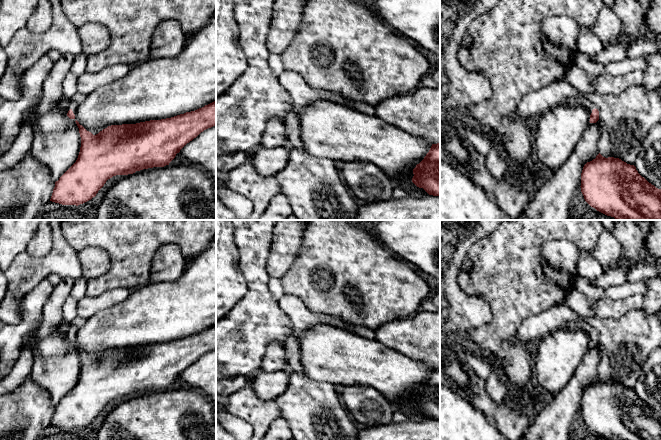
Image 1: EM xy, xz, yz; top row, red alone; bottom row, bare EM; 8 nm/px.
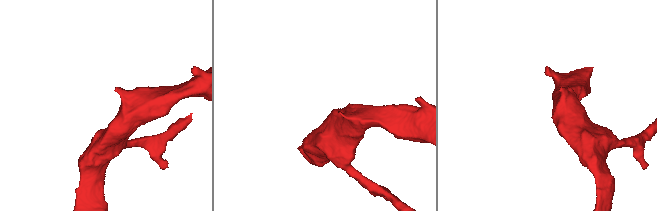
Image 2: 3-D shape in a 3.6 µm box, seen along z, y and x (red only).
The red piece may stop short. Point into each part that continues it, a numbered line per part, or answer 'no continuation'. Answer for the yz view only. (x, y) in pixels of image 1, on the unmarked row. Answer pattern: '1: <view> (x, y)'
1: yz (575, 324)

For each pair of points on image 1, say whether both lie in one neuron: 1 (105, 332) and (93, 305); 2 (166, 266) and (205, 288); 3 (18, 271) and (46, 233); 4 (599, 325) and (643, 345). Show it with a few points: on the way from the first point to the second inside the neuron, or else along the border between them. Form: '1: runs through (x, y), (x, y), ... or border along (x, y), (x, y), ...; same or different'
1: border along (118, 304), (101, 309), (86, 320); different
2: border along (189, 260), (186, 269), (176, 279), (159, 283); different
3: border along (52, 245), (39, 257), (25, 251); different
4: runs through (610, 331), (621, 340), (632, 340); same

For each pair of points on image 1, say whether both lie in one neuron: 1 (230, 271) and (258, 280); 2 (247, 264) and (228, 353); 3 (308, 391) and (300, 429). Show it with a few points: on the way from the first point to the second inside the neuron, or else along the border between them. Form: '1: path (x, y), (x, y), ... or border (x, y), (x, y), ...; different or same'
1: border (238, 253), (246, 281), (241, 299); different
2: path (254, 286), (254, 321), (245, 331); same
3: path (308, 400), (308, 420); same

